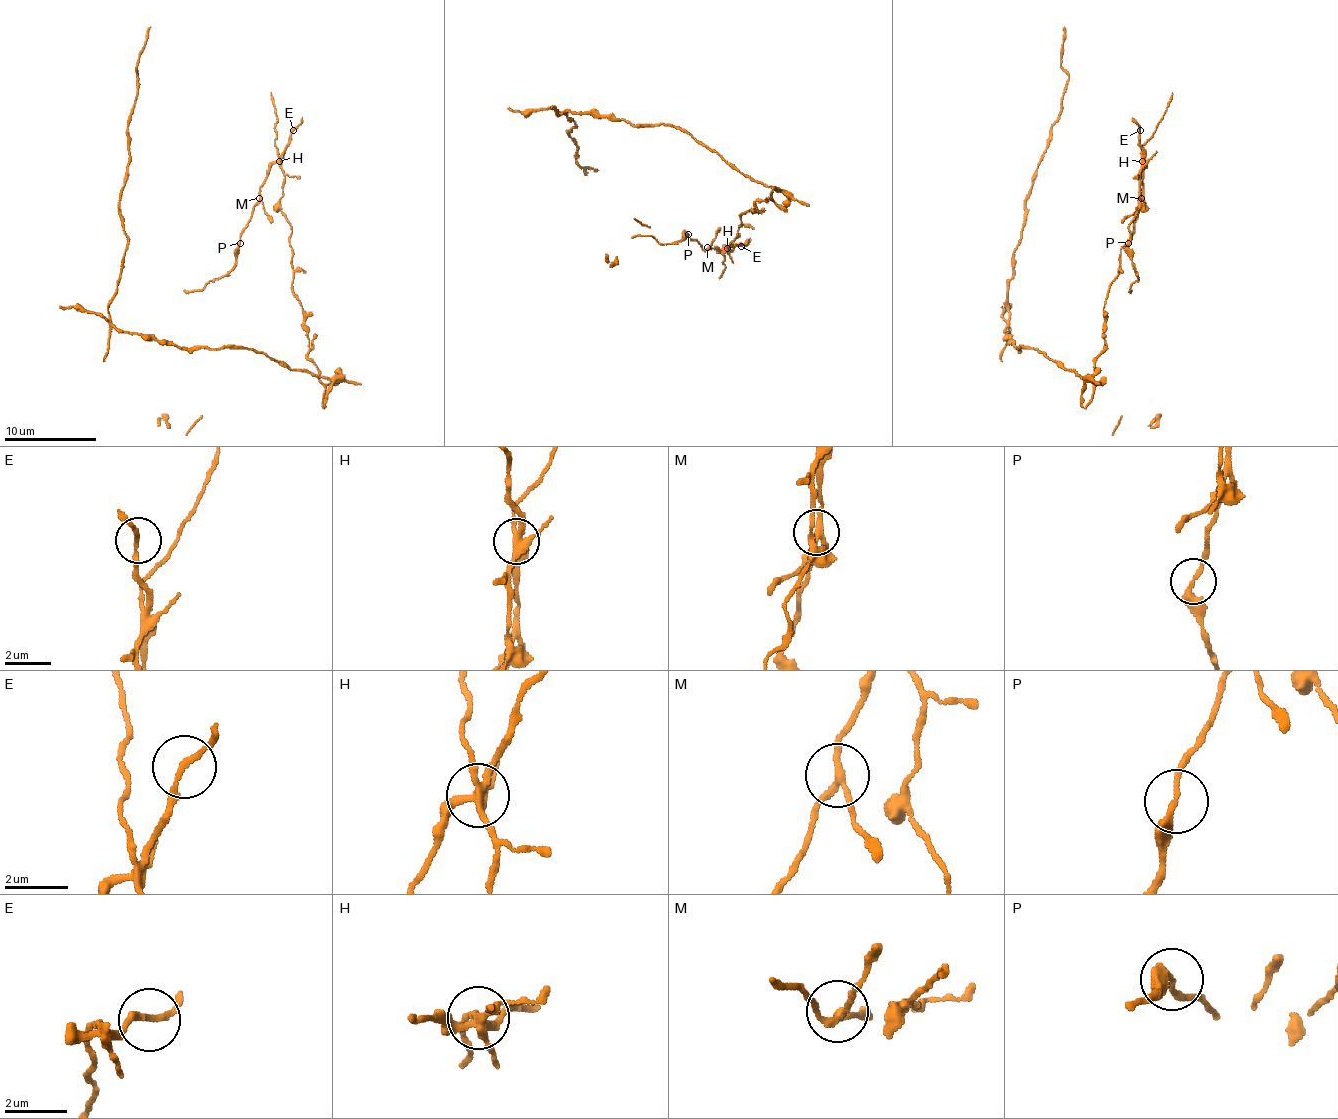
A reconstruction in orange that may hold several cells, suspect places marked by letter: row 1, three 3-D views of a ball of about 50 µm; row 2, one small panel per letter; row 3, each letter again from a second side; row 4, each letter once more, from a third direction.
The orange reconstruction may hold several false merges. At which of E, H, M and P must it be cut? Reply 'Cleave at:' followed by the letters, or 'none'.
Cleave at: H, P

